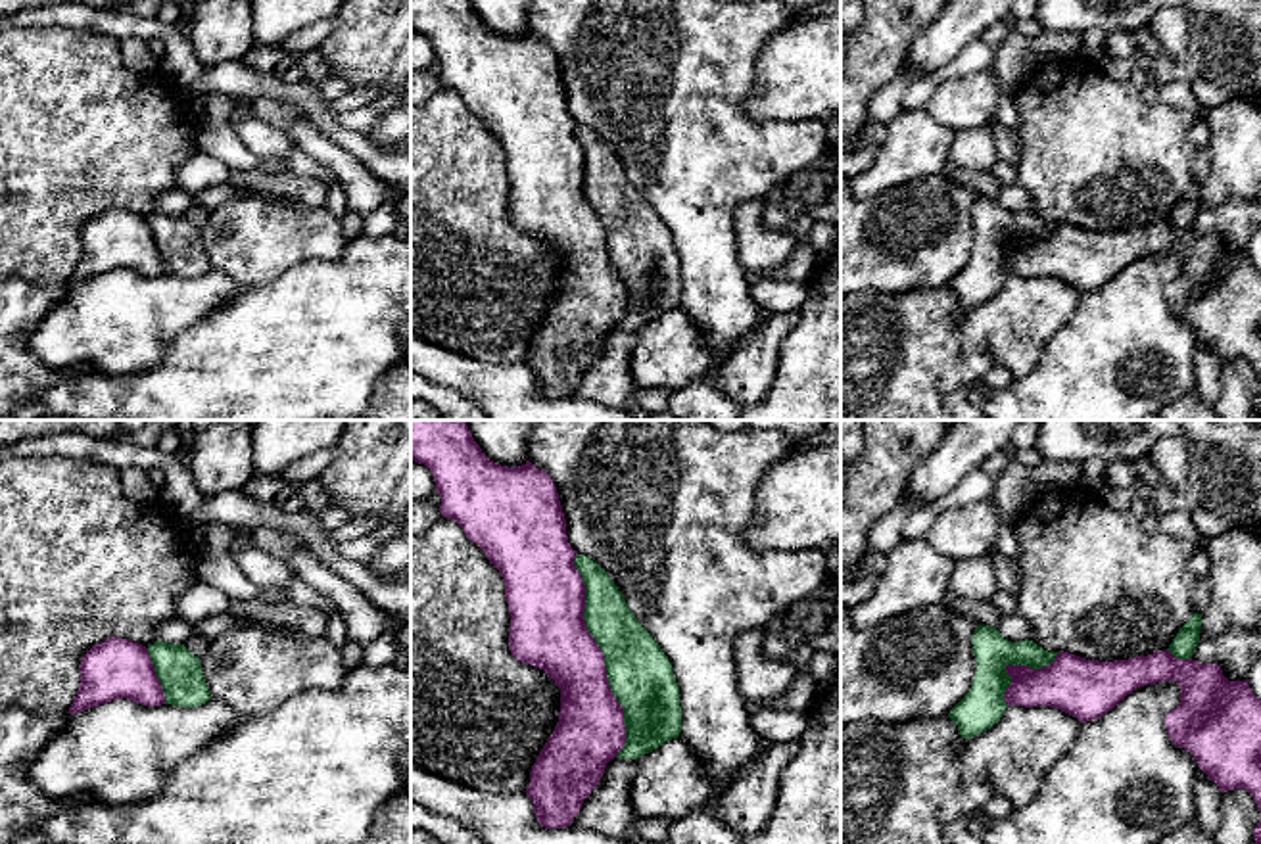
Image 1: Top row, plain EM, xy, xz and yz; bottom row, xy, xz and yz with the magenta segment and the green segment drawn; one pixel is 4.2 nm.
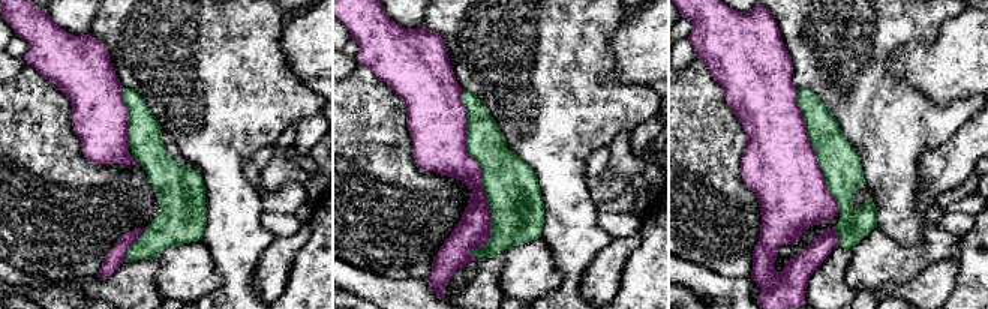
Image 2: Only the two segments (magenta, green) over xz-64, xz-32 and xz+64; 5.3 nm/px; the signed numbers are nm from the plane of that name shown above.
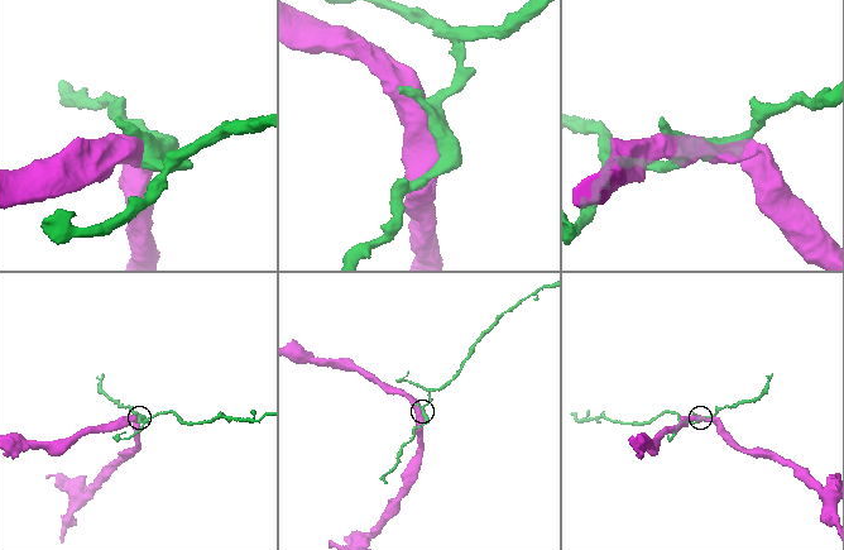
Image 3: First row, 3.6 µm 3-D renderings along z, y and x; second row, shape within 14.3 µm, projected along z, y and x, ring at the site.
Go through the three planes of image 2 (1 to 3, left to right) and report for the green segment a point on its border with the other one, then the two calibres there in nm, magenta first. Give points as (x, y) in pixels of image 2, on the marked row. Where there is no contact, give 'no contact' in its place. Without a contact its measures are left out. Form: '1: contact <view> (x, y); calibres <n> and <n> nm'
1: contact xz-64 (128, 117); calibres 300 and 180 nm
2: contact xz-32 (480, 179); calibres 240 and 300 nm
3: contact xz+64 (813, 150); calibres 400 and 220 nm

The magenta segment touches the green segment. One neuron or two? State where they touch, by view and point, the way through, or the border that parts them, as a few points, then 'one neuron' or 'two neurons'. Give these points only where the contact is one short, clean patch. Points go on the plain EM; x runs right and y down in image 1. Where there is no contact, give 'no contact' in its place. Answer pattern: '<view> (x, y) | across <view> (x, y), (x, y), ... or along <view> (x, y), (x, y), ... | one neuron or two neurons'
xz (601, 225) | two neurons

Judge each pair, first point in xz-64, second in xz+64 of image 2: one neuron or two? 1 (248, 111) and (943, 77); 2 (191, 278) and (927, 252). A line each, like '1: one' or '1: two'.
1: two
2: one

